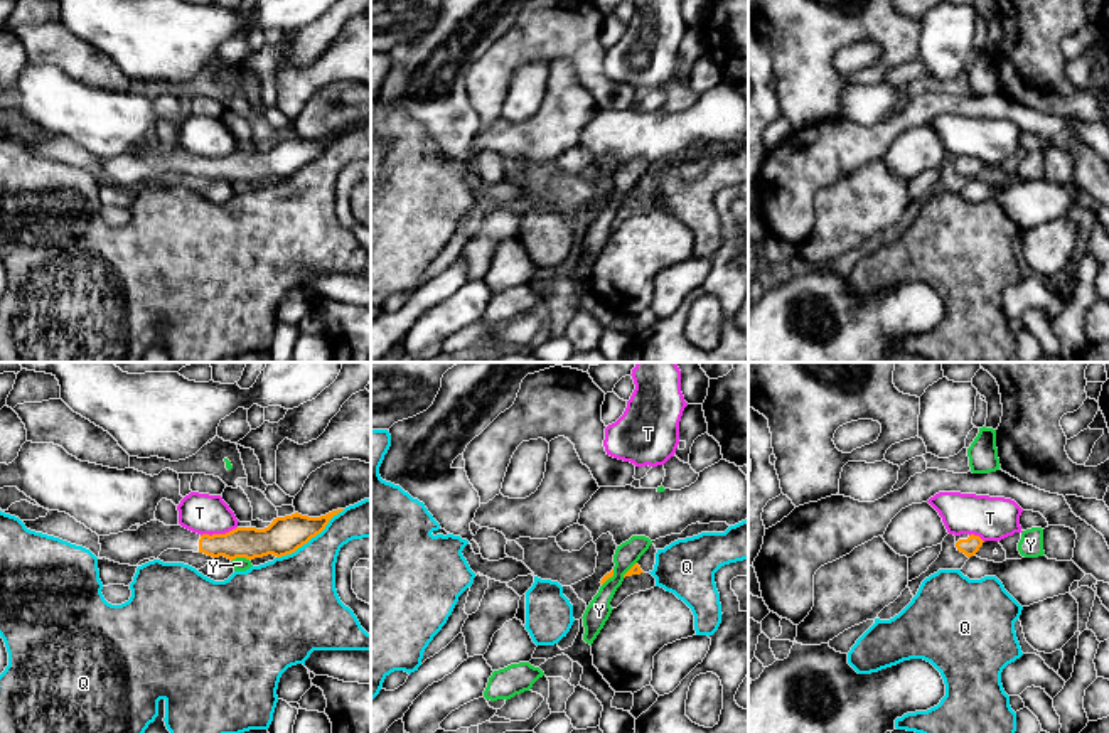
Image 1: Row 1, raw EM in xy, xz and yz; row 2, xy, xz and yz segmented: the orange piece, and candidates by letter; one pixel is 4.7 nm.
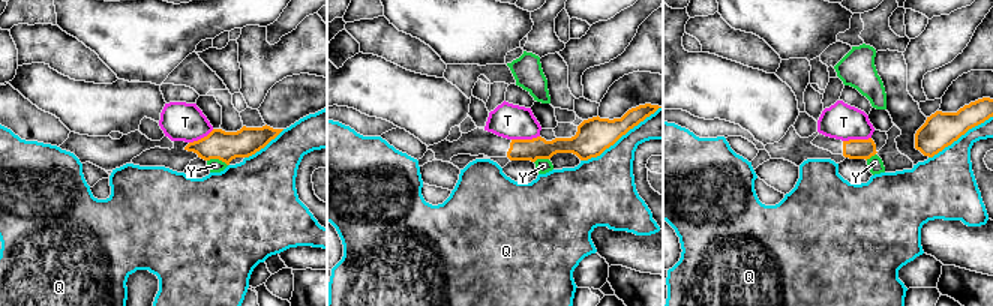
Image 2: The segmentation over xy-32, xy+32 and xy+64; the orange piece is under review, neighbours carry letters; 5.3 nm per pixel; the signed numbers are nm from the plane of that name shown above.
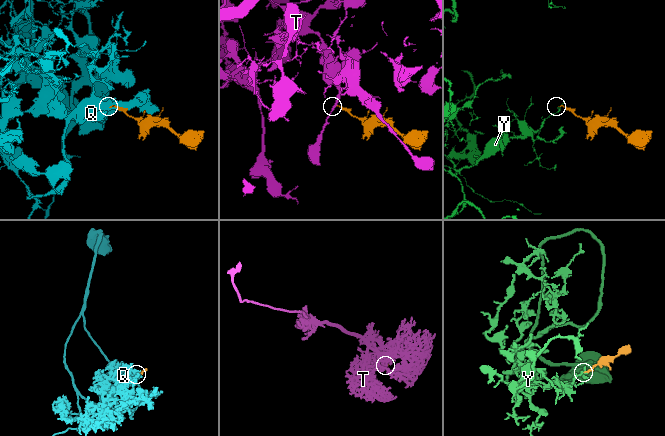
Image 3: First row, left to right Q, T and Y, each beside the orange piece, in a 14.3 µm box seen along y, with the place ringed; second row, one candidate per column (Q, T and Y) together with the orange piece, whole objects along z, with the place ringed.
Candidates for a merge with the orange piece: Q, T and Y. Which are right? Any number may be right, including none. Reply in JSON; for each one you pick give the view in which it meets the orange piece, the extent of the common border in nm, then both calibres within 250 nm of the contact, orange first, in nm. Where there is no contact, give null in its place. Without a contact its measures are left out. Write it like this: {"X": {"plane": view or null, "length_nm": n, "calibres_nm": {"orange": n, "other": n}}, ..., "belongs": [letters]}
{"belongs": []}

